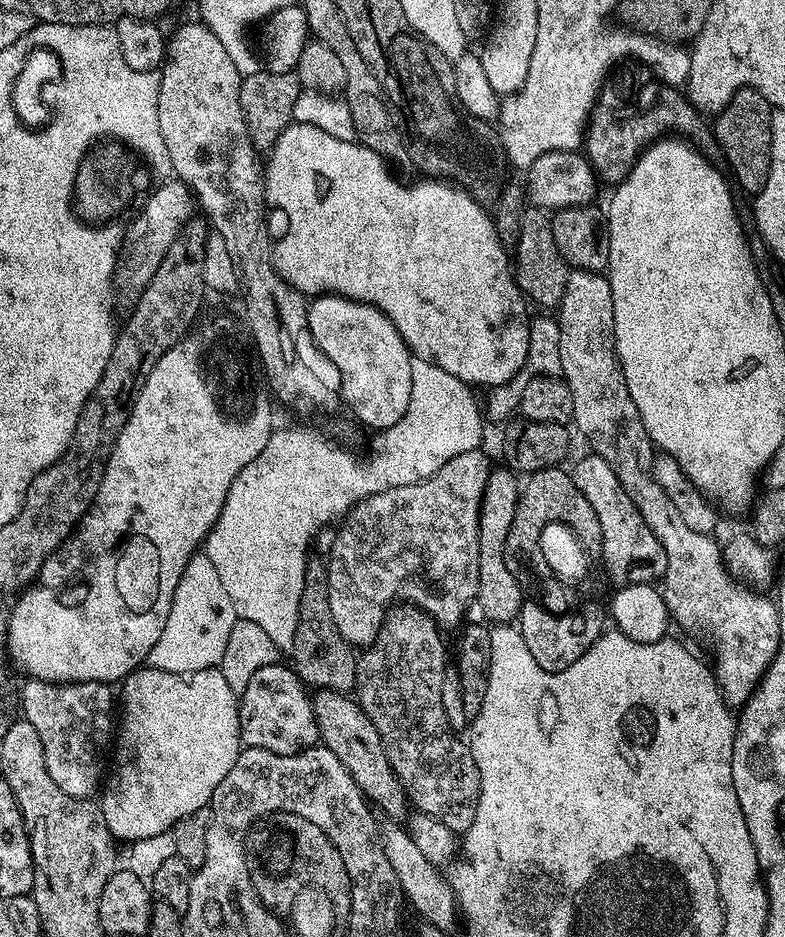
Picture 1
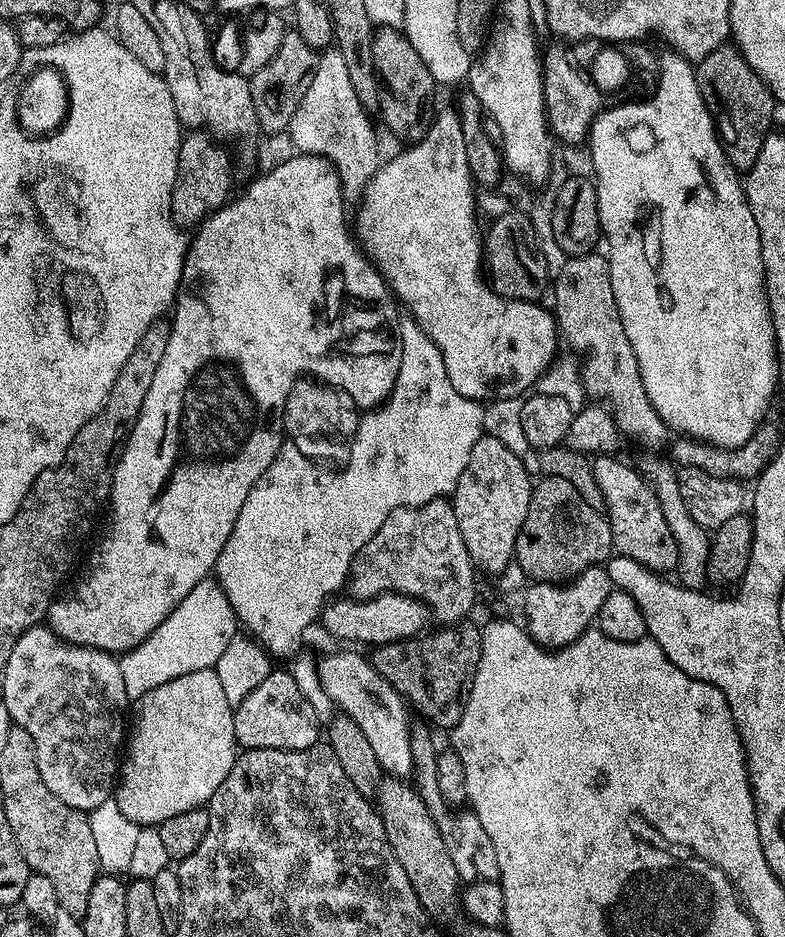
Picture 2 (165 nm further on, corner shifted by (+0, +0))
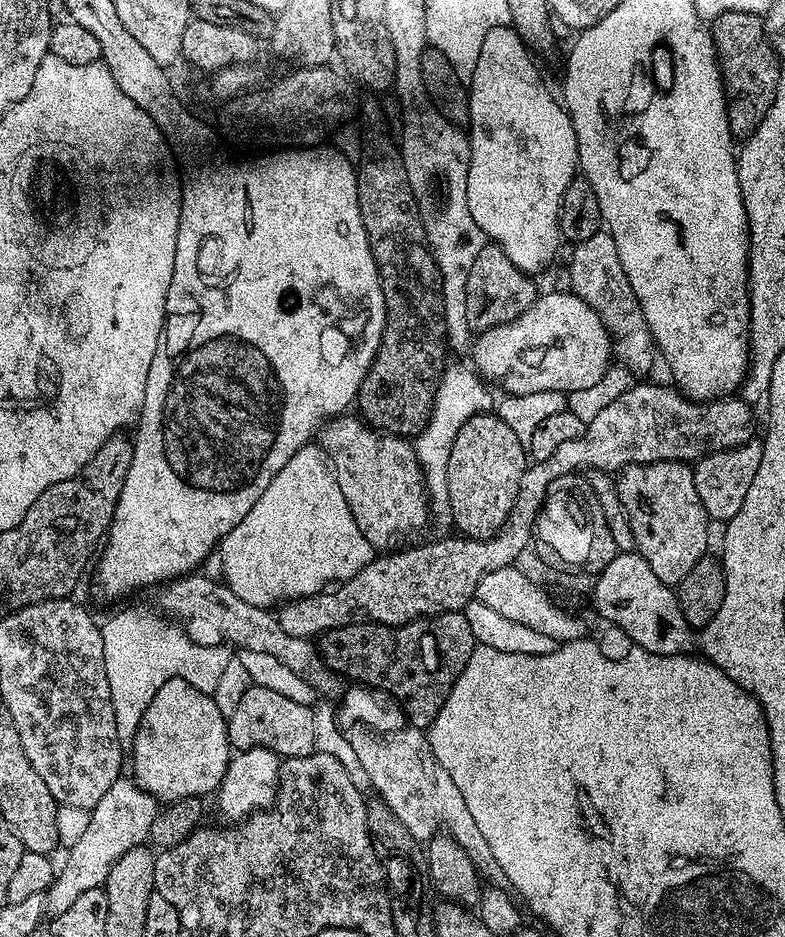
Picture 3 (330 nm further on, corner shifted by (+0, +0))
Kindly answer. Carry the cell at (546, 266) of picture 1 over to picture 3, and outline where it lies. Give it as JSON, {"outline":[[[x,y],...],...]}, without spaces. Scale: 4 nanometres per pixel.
{"outline":[[[491,242],[485,243],[474,262],[474,267],[470,270],[470,278],[466,278],[466,322],[469,329],[479,334],[499,324],[509,324],[512,320],[517,320],[526,310],[530,310],[538,295],[538,289],[532,280],[535,279],[529,273],[518,270],[518,266],[514,266],[514,262],[506,258],[500,247]]]}

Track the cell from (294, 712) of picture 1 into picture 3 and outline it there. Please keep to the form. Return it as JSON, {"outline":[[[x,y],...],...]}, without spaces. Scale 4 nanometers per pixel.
{"outline":[[[252,686],[243,694],[228,721],[228,742],[236,752],[251,748],[269,748],[281,758],[309,756],[316,751],[314,742],[314,711],[294,702],[275,690]]]}

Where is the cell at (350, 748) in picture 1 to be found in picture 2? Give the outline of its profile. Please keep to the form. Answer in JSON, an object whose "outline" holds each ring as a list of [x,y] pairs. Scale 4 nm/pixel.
{"outline":[[[402,778],[381,779],[380,789],[374,797],[380,821],[384,823],[386,838],[398,862],[402,862],[402,870],[406,870],[406,878],[410,878],[410,886],[414,886],[414,894],[418,894],[418,902],[422,902],[433,918],[452,916],[456,908],[458,912],[458,897],[462,892],[460,875],[454,870],[446,842],[442,842],[442,834],[438,834],[438,826],[426,802],[415,787],[407,784]]]}

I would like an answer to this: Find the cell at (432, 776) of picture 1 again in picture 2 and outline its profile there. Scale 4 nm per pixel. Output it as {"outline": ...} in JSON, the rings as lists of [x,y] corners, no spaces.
{"outline":[[[419,730],[413,731],[412,753],[415,787],[420,797],[426,802],[438,826],[438,834],[442,834],[442,842],[446,842],[446,850],[450,853],[450,858],[454,862],[454,870],[458,870],[461,881],[465,885],[499,881],[498,854],[494,850],[494,842],[490,842],[490,834],[486,834],[486,829],[482,827],[482,822],[478,822],[475,812],[471,810],[457,810],[450,807],[442,798],[442,790],[438,790],[436,777],[438,748],[432,745],[432,740],[426,733],[419,732]]]}

